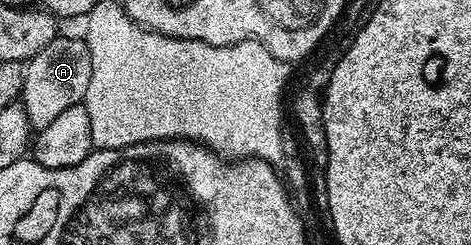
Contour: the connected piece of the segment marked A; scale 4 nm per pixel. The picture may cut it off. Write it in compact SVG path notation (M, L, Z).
M58 36L55 40L51 40L51 44L47 44L47 48L35 52L35 56L24 63L24 67L25 79L23 80L19 104L27 112L27 120L34 131L47 128L47 124L51 124L51 120L57 119L62 112L67 112L67 108L84 103L87 96L87 84L91 84L91 52L84 37L65 38L65 36Z

